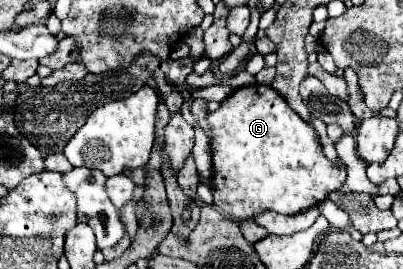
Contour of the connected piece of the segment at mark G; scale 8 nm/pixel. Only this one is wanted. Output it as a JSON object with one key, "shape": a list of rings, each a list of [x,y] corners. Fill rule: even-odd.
{"shape":[[[249,85],[249,87],[239,87],[235,89],[223,103],[217,111],[211,111],[209,113],[209,123],[213,125],[213,139],[211,139],[211,153],[213,153],[213,199],[215,203],[227,213],[231,215],[235,221],[245,221],[245,219],[251,219],[253,213],[257,211],[263,211],[263,209],[271,209],[271,211],[277,211],[277,213],[283,213],[283,215],[295,215],[299,211],[305,211],[317,203],[321,203],[325,199],[325,195],[333,189],[339,189],[345,181],[345,167],[337,167],[333,165],[331,161],[325,159],[323,155],[323,149],[321,149],[321,143],[319,143],[319,137],[315,133],[315,129],[311,125],[307,125],[297,113],[293,113],[293,109],[289,109],[287,101],[271,87],[267,85]]]}

